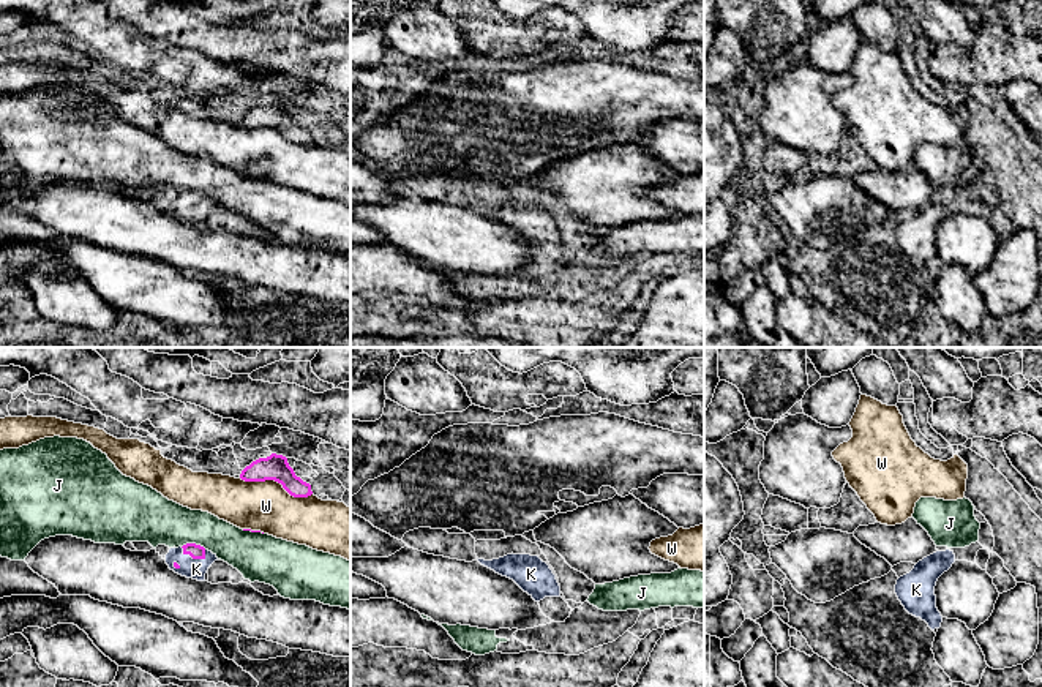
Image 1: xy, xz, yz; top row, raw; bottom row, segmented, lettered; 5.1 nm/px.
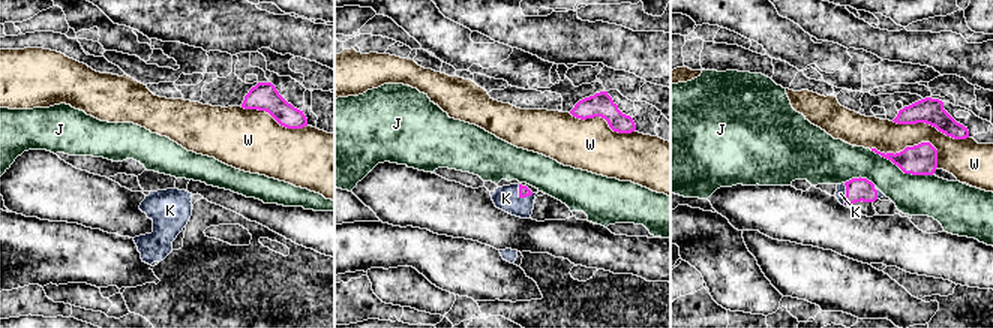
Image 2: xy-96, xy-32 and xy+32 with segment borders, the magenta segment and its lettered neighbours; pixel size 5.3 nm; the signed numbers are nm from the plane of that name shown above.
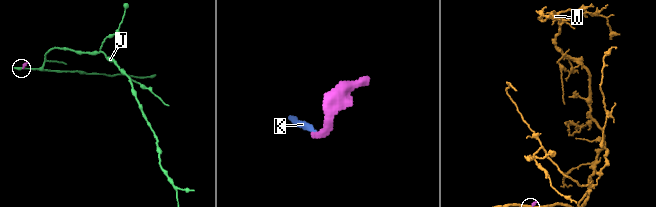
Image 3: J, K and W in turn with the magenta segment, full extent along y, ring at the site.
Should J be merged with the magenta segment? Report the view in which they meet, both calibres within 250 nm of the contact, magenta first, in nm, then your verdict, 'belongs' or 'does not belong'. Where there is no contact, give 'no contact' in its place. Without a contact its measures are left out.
xy | 80/240 nm | does not belong

